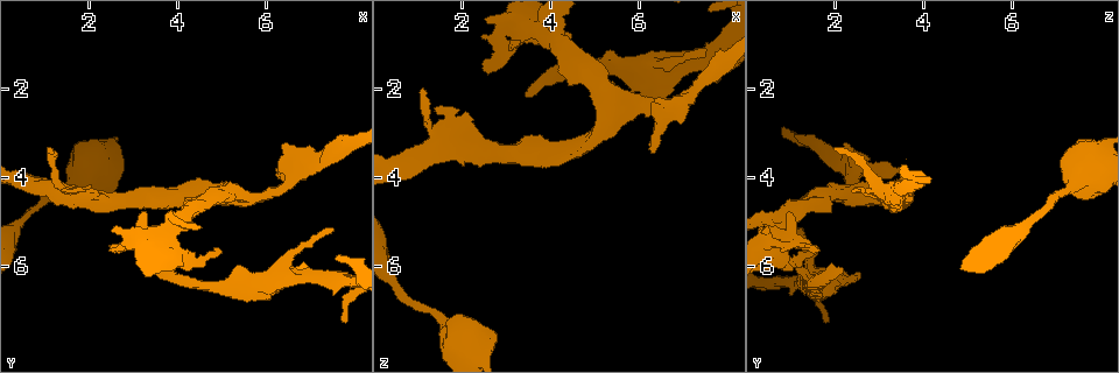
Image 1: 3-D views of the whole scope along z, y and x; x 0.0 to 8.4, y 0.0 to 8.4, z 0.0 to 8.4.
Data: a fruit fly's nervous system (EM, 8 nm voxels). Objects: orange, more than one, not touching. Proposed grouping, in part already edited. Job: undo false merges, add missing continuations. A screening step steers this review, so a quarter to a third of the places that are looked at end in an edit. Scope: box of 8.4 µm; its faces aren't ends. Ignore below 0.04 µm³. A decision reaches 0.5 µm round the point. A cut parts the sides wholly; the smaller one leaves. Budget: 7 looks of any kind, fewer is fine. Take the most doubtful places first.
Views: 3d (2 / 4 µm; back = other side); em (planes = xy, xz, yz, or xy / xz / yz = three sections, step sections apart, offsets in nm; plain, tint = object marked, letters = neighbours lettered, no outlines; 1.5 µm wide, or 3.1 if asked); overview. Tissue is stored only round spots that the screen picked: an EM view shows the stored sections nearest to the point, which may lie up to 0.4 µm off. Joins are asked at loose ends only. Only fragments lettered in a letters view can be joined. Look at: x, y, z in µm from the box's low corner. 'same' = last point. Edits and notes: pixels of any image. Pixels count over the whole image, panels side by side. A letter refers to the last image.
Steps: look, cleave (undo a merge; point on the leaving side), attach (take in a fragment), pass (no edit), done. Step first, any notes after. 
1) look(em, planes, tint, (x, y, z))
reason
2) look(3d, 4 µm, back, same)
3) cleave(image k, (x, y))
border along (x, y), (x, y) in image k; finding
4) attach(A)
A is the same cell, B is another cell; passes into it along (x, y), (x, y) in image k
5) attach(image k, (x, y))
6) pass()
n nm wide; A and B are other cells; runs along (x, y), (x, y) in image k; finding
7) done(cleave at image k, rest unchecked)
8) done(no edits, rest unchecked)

look(em, planes, letters, (6.35, 3.80, 3.40))
branch stops here

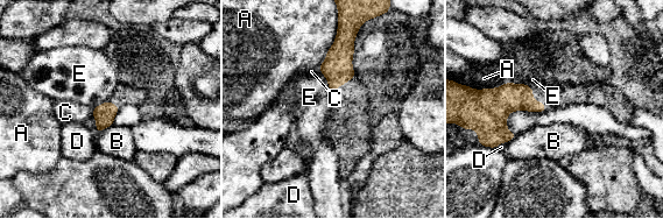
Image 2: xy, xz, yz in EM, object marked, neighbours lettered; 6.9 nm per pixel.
pass()
A, B, C, D and E are other cells; border along (321, 71), (328, 82), (331, 97) in image 2; no lettered fragment goes on from it

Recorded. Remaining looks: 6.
look(3d, 4 µm, (7.80, 7.30, 1.75))
tapers out

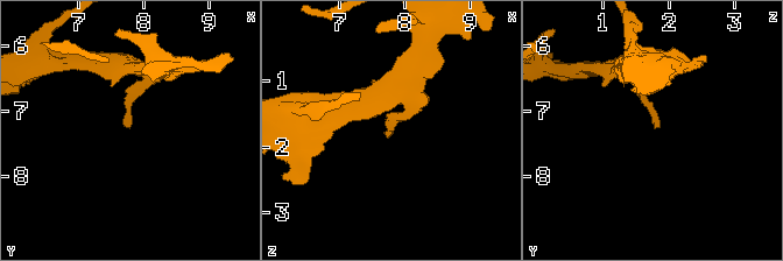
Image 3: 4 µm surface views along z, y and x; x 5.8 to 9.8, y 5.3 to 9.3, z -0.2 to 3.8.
look(em, xz, step 4, letters, (7.75, 7.30, 1.80))

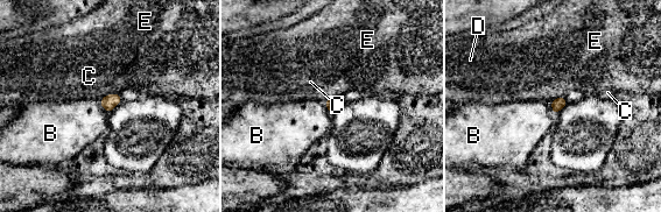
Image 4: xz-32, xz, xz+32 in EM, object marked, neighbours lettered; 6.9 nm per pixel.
pass()
80 nm wide; B, C, D and E are other cells; border along (342, 94), (333, 96), (324, 101) in image 4; none of them fits

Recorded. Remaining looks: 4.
look(3d, 4 µm, back, (1.75, 4.10, 7.35))
sudden change in width

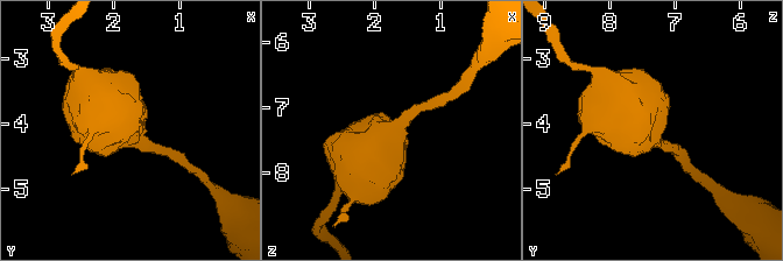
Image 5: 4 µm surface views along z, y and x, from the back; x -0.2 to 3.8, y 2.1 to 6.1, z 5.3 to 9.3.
look(em, xy, step 4, letters, (1.80, 4.15, 7.40))
now the EM

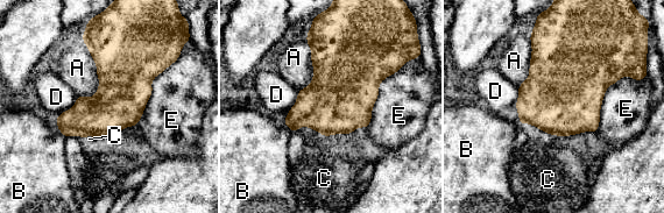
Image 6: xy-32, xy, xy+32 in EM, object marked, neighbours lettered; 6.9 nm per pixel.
pass()
E touches over 460 nm; A, B, C, D and E are other cells; all the same neuron

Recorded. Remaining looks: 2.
done(no edits, rest unchecked)

